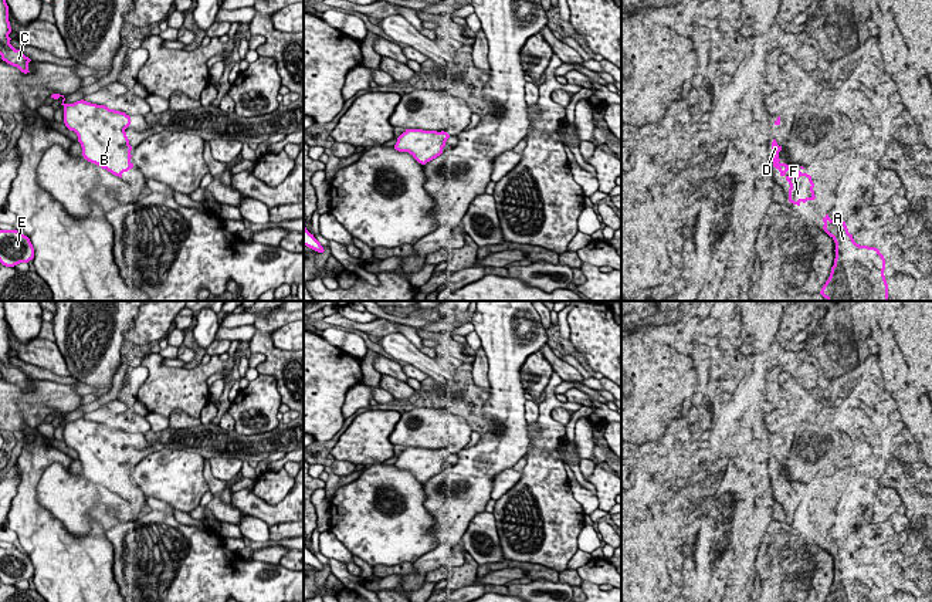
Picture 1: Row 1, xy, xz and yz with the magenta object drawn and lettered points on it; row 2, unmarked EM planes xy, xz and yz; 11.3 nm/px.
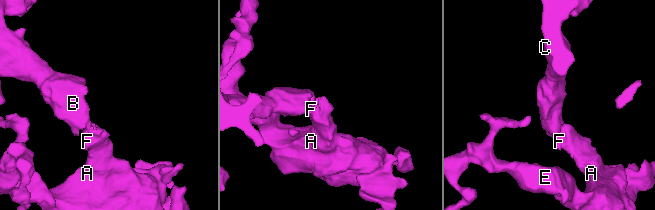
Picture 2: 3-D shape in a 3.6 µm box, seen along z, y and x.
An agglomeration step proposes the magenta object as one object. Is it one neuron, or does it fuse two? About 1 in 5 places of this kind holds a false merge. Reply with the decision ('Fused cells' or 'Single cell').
Single cell

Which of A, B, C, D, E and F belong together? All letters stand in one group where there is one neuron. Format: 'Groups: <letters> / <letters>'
Groups: A B C D E F

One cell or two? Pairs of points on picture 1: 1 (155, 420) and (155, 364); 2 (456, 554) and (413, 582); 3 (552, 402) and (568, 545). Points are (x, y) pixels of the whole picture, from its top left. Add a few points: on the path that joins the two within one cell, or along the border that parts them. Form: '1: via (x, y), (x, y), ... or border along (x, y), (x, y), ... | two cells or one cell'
1: border along (148, 411), (161, 413), (168, 419) | two cells
2: via (444, 555), (436, 557), (422, 571) | one cell
3: via (546, 438), (541, 449), (544, 463), (544, 510) | one cell

